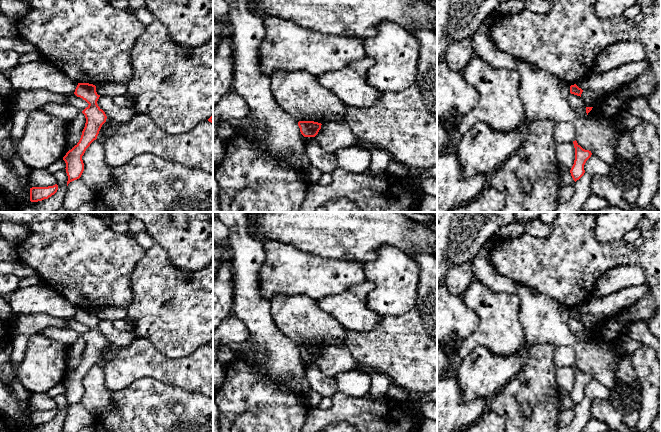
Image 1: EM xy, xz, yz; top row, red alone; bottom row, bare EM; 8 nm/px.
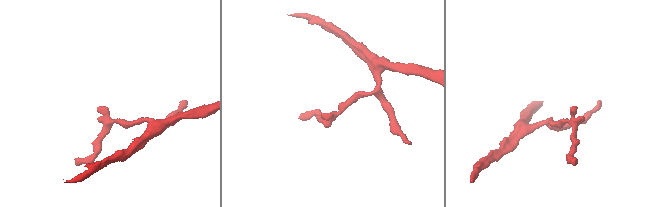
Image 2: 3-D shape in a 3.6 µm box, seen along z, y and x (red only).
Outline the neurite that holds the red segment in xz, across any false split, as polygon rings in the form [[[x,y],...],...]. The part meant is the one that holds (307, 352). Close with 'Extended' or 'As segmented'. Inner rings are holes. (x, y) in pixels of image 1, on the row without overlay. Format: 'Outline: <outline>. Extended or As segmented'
Outline: [[[299,345],[298,350],[304,361],[315,361],[321,353],[321,347],[314,345]]]. As segmented

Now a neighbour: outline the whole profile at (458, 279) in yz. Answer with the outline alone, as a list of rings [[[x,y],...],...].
[[[467,261],[449,269],[444,284],[453,295],[463,297],[473,280],[473,265],[471,261]]]

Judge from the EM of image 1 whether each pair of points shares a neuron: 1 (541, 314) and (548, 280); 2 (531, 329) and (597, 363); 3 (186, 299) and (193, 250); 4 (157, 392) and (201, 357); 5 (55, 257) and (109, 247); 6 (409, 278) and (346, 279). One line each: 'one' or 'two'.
1: two
2: one
3: two
4: two
5: one
6: two

